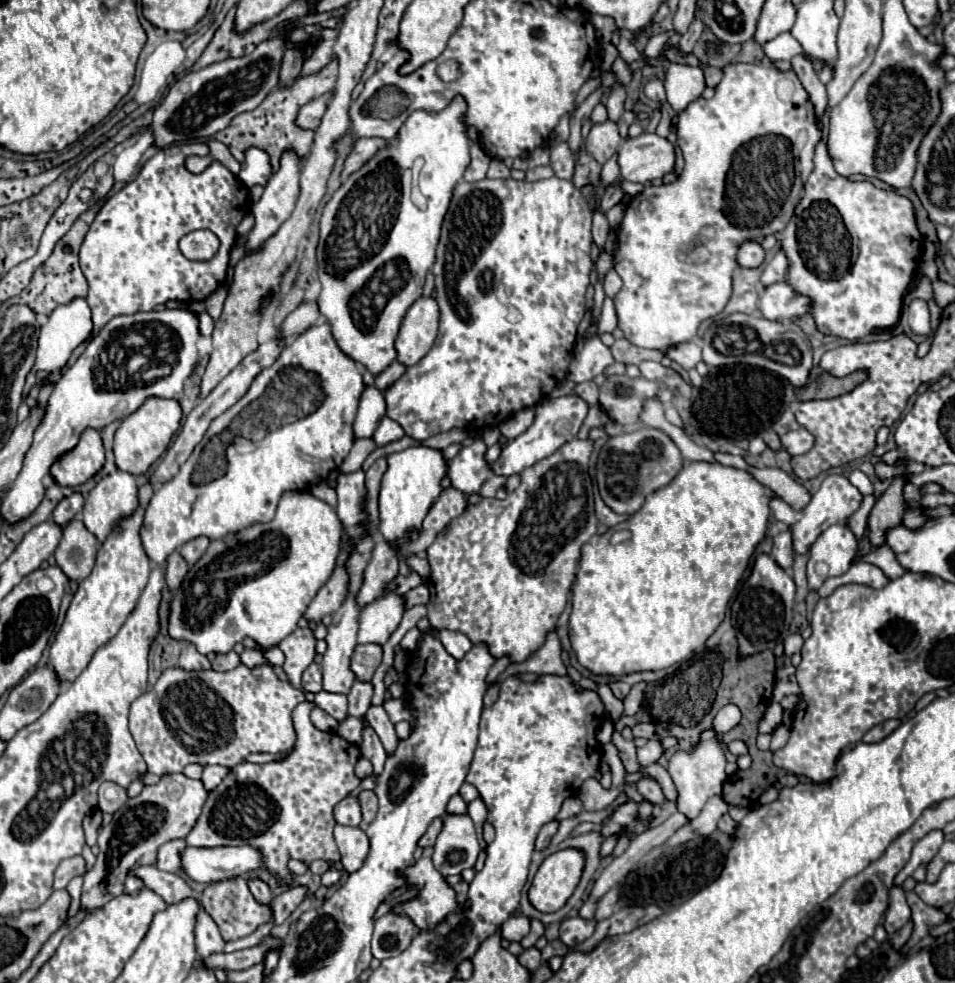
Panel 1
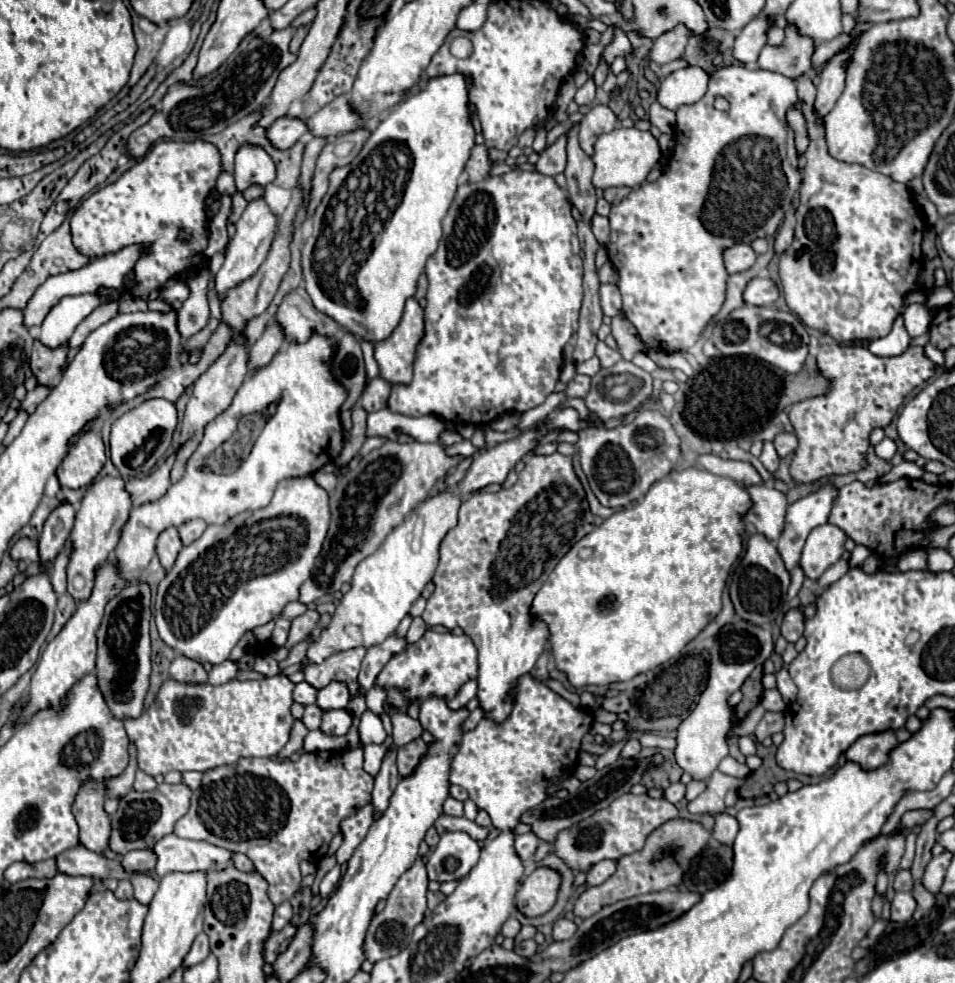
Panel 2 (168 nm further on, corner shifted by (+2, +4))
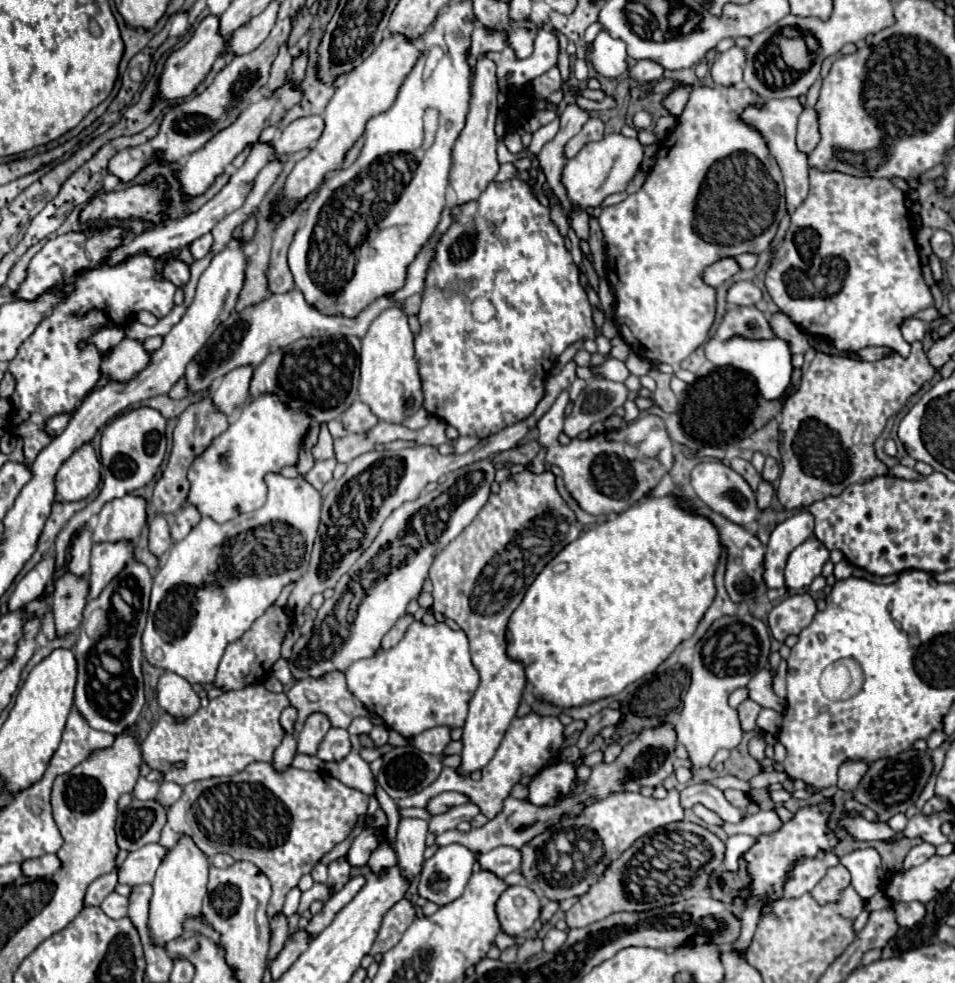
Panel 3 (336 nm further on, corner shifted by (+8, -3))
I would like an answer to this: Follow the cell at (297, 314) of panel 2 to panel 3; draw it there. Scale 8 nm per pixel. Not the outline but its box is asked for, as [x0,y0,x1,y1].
[185,206,451,394]

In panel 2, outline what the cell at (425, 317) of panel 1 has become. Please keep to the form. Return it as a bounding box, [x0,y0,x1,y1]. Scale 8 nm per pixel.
[375,297,425,383]

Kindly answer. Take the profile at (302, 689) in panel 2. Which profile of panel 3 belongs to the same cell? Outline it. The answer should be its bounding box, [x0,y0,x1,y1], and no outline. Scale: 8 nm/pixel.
[279,706,297,734]

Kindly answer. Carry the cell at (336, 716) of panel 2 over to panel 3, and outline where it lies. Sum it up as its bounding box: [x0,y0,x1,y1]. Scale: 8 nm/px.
[317,728,351,762]

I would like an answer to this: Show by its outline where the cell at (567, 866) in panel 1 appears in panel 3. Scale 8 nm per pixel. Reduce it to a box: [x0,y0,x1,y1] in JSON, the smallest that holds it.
[495,886,541,936]

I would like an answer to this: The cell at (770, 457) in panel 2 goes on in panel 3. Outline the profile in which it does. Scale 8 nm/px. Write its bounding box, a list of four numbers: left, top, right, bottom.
[757,482,773,510]

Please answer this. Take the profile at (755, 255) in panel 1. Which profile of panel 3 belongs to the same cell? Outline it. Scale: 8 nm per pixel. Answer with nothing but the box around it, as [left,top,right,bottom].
[703,258,739,288]

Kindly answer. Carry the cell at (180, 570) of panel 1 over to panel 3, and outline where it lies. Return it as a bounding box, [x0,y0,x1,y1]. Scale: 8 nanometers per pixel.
[149,514,173,558]

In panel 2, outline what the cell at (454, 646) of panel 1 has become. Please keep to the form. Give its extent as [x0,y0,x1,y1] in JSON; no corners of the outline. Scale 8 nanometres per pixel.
[377,631,477,699]

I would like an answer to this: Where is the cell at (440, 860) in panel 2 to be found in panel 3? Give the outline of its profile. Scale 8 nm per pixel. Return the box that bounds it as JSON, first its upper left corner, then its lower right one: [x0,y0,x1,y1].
[419,844,475,906]

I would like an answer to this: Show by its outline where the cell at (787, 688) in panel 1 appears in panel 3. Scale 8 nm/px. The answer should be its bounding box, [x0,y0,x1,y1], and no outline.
[757,708,783,734]

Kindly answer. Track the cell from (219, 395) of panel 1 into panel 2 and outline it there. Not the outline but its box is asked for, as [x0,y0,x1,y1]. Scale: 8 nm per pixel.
[127,453,177,505]

